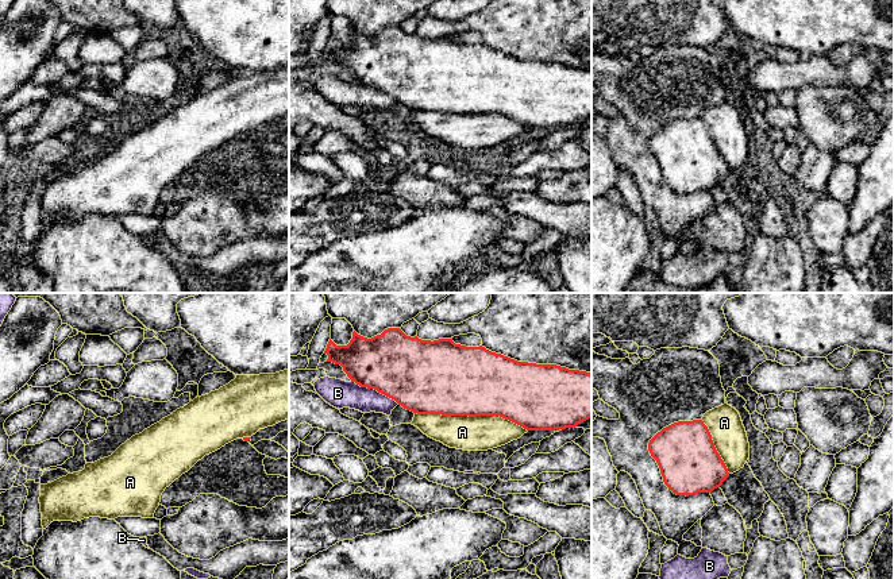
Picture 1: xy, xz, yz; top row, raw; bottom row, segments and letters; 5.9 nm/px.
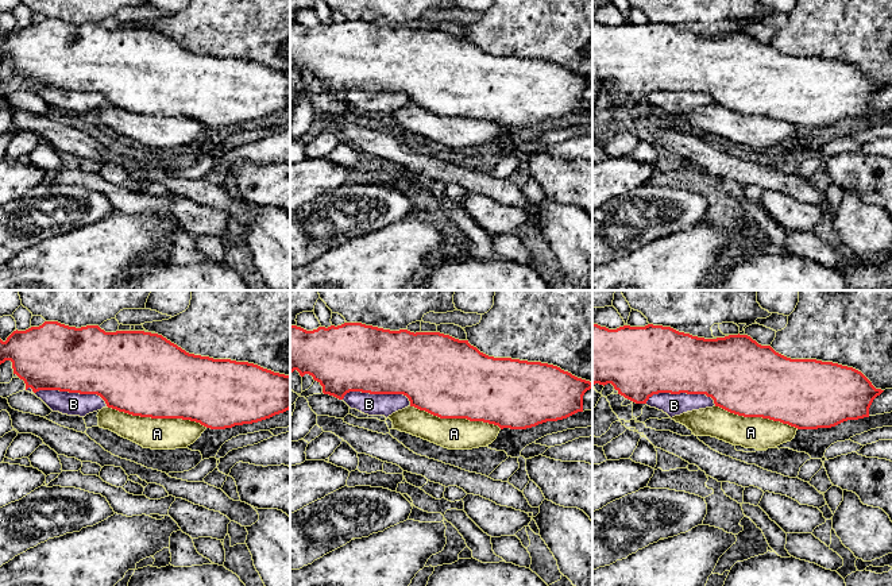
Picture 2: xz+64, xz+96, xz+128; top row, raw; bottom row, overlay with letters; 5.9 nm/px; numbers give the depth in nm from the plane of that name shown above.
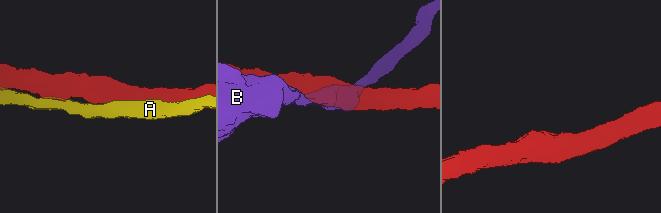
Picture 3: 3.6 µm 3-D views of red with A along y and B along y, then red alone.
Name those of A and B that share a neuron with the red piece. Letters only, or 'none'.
A

